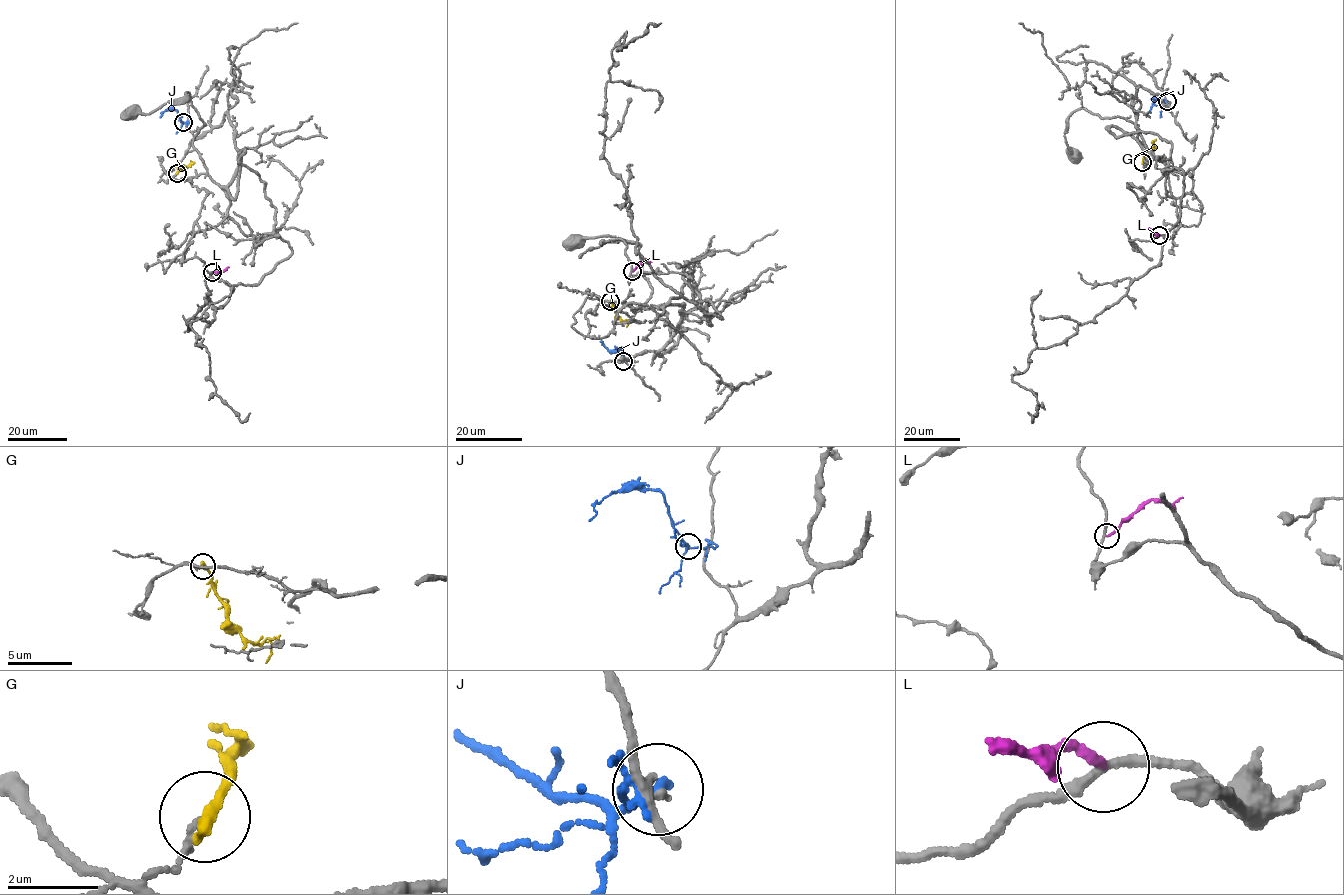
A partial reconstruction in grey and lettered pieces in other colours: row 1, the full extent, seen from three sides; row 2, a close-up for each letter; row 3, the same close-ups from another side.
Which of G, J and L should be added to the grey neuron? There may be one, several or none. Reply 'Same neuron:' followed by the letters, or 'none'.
Same neuron: none

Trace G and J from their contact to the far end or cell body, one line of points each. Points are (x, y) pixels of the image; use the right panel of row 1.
G: (1143, 162), (1156, 139)
J: (1167, 101), (1154, 98), (1150, 113)

